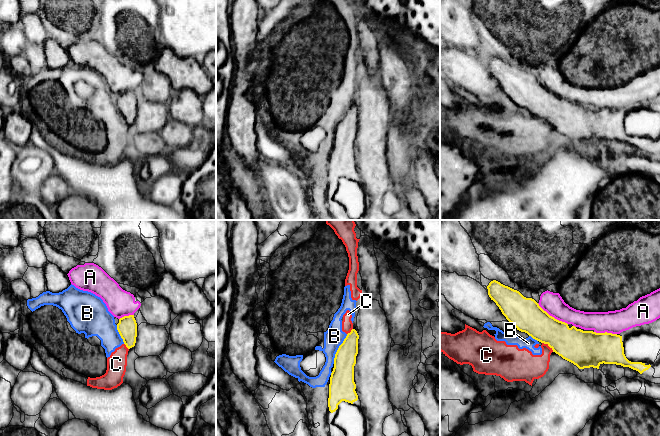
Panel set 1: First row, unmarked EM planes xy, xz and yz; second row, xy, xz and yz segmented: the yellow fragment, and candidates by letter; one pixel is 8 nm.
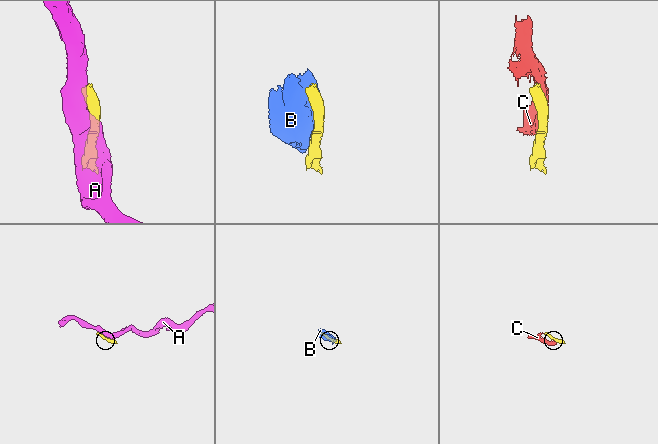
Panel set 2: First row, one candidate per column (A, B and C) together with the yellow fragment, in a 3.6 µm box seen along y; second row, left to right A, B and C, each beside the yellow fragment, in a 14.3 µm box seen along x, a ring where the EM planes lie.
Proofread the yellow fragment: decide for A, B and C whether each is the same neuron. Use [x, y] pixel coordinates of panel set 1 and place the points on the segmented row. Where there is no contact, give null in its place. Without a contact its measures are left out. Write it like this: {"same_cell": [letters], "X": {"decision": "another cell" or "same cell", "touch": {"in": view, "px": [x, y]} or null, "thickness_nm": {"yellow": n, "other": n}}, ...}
{"same_cell": [], "A": {"decision": "another cell", "touch": {"in": "yz", "px": [551, 316]}, "thickness_nm": {"yellow": 260, "other": 170}}, "B": {"decision": "another cell", "touch": {"in": "xz", "px": [338, 349]}, "thickness_nm": {"yellow": 190, "other": 160}}, "C": {"decision": "another cell", "touch": {"in": "yz", "px": [548, 345]}, "thickness_nm": {"yellow": 280, "other": 240}}}

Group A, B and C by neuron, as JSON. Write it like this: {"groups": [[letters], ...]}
{"groups": [["A"], ["B", "C"]]}

